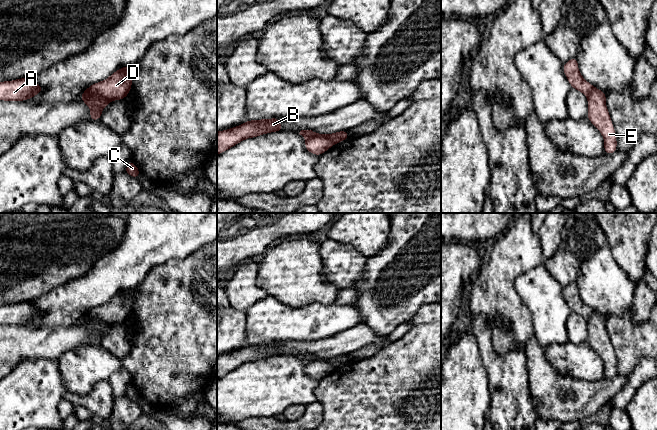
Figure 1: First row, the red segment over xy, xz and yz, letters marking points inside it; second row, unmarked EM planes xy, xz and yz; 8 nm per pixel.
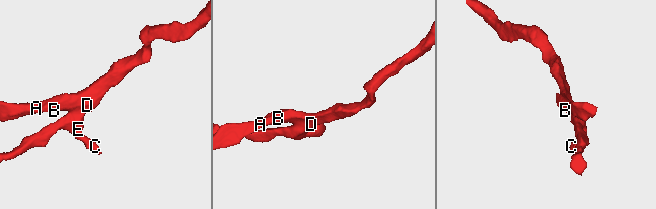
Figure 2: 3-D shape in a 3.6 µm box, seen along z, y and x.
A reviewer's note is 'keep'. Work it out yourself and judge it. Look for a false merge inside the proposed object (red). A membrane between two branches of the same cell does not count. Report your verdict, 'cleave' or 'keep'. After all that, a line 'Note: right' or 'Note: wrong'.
cleave
Note: wrong

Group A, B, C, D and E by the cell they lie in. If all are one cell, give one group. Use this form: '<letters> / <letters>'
A B D / C E

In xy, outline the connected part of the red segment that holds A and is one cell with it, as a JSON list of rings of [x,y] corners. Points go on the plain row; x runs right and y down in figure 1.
[[[32,301],[0,306],[0,324],[25,325],[42,317],[44,313]]]

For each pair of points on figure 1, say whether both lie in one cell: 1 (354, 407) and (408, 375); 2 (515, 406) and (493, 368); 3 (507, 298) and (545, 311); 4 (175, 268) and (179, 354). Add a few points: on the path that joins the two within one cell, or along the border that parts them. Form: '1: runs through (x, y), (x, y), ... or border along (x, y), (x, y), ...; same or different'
1: runs through (367, 407), (377, 406), (395, 388); same
2: runs through (510, 397), (508, 383), (502, 377); same
3: border along (516, 280), (516, 292), (528, 309), (533, 324); different
4: runs through (179, 289), (179, 333); same

